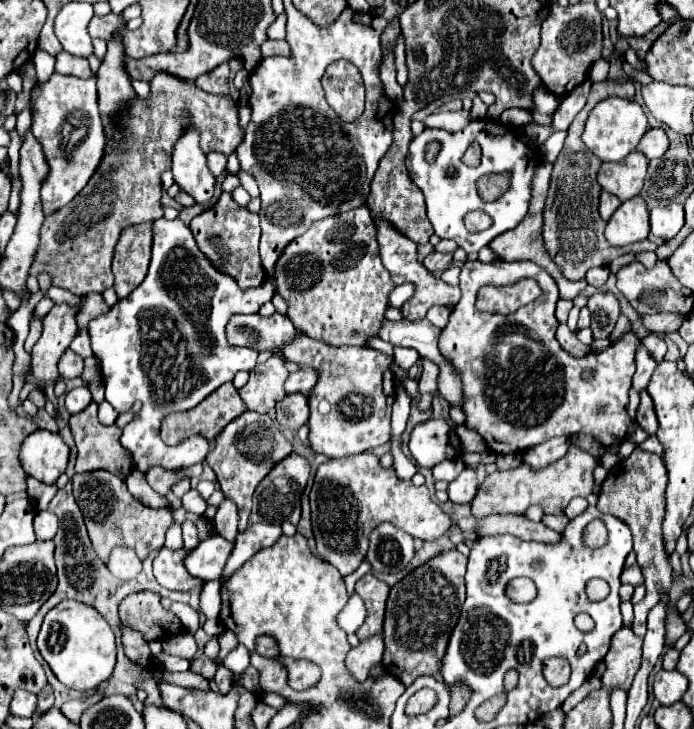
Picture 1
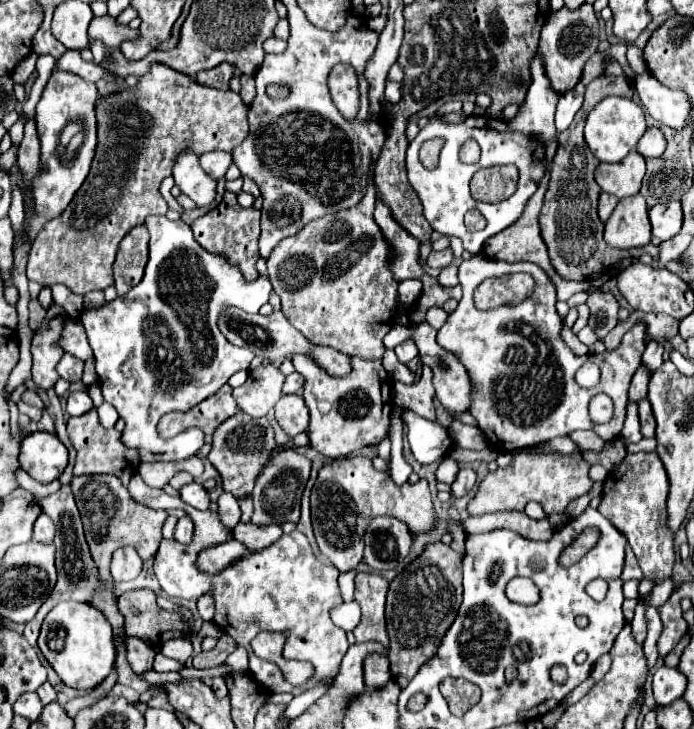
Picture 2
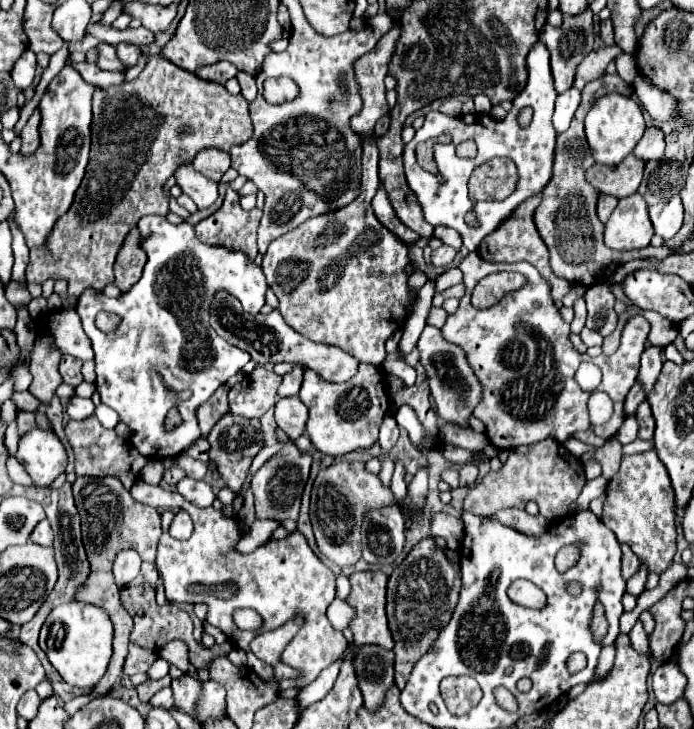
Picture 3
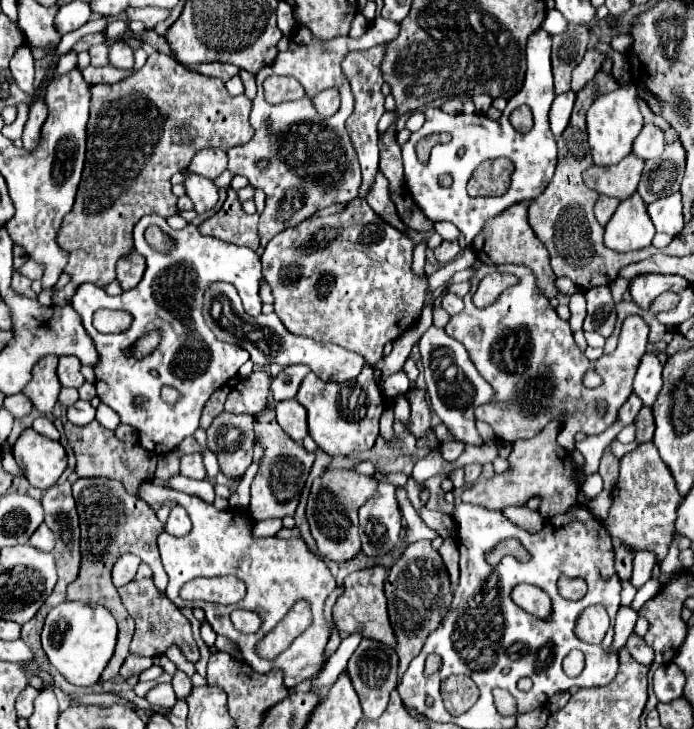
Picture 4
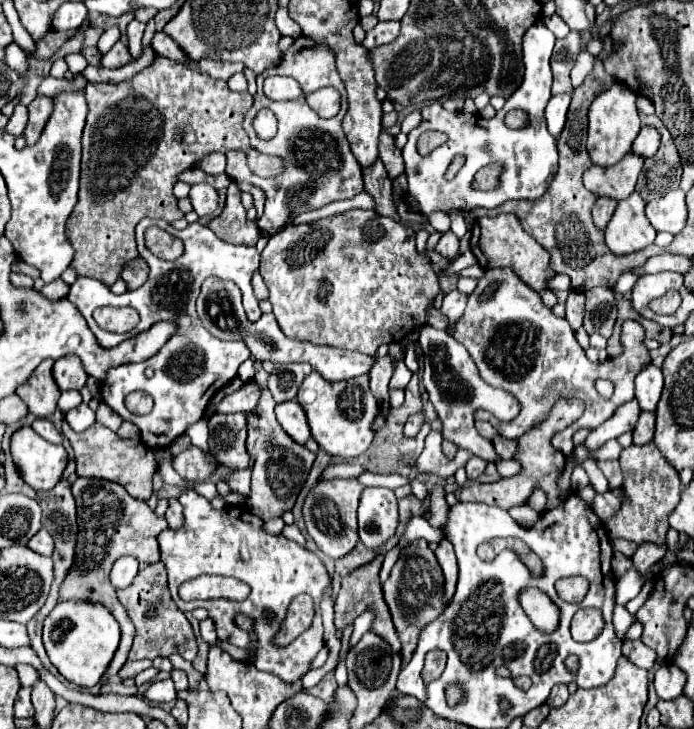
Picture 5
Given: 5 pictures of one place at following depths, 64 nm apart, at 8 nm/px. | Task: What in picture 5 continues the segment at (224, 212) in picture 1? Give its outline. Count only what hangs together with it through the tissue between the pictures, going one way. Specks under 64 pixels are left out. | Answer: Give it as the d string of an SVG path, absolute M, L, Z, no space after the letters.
M232 182L228 186L228 198L226 206L220 216L210 220L206 224L220 240L232 242L232 244L244 244L244 246L256 246L260 238L260 230L256 226L256 220L246 218L246 210L240 202L240 190Z

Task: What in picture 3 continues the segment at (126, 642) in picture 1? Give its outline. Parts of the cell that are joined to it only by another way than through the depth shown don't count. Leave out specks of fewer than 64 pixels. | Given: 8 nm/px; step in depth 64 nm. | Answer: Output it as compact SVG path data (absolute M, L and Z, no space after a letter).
M130 642L130 652L126 656L124 672L130 676L138 674L138 672L146 672L156 658L158 658L158 654L154 650L142 650L142 646Z

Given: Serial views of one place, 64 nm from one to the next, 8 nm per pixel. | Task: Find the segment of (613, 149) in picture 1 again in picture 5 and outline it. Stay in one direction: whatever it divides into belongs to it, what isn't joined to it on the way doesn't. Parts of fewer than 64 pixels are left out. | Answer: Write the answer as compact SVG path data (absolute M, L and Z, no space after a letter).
M614 84L610 90L598 94L588 110L588 152L598 166L612 166L620 162L632 148L634 138L640 132L640 116L636 108L636 94L622 84Z

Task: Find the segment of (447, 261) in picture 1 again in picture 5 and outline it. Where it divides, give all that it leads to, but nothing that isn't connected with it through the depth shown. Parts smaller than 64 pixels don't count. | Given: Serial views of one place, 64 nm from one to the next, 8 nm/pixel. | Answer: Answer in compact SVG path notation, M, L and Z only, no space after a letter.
M446 232L446 234L442 234L442 238L436 246L436 252L442 254L444 258L448 258L448 260L454 260L458 256L458 246L460 246L458 238L452 232Z

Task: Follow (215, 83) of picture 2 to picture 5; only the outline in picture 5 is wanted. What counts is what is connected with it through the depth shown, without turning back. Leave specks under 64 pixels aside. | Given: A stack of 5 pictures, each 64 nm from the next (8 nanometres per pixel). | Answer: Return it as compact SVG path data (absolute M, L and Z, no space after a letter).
M202 58L198 62L198 70L212 76L212 78L222 78L222 80L228 80L232 74L236 72L242 72L244 66L242 64L232 64L232 62L220 62L220 60L208 60L208 58Z

